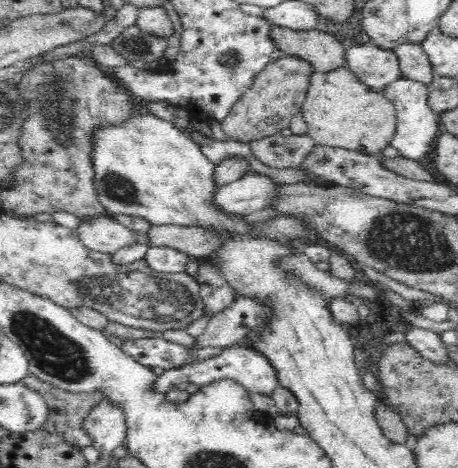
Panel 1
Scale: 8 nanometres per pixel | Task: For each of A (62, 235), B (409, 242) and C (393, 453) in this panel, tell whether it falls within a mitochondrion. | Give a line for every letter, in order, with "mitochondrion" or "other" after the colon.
A: other
B: mitochondrion
C: other

